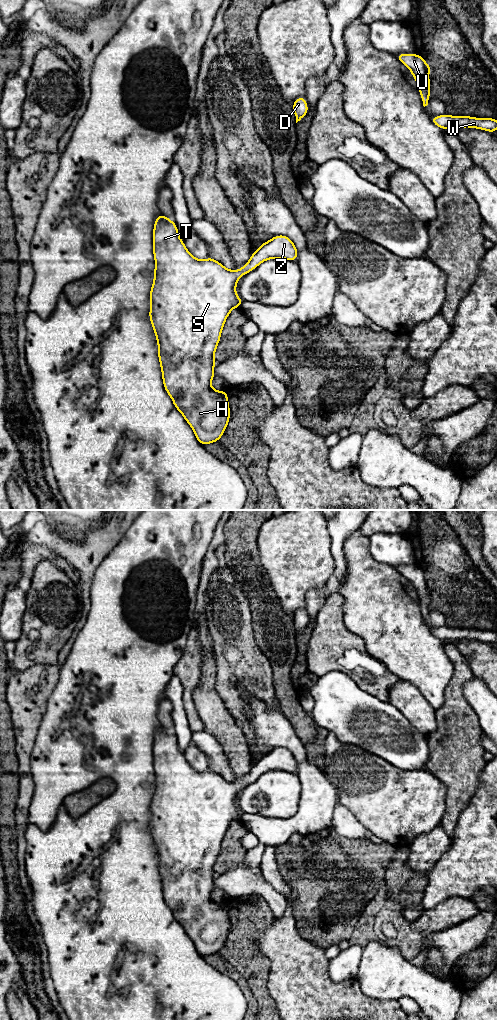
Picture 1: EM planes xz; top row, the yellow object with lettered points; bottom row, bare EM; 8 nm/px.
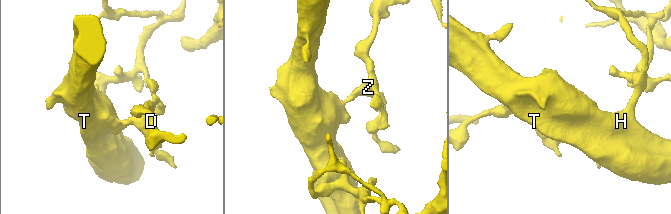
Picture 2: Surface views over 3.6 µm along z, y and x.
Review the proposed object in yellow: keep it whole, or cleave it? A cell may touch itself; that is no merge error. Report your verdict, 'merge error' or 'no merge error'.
no merge error

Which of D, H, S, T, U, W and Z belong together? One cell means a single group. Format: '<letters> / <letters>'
D H S T U W Z

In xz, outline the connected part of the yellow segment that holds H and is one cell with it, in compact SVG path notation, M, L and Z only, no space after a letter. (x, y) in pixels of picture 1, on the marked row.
M164 215L156 218L153 230L153 254L155 257L154 282L150 290L150 312L153 330L157 338L159 348L158 358L161 365L163 385L166 392L173 400L177 410L181 412L185 420L194 430L196 439L206 445L218 442L224 434L230 419L230 408L228 394L216 391L211 387L214 374L214 353L221 338L221 331L225 320L235 307L241 307L243 300L236 295L236 283L239 278L263 261L273 258L281 258L297 261L297 253L294 243L284 235L278 235L263 243L253 252L250 260L237 271L226 269L220 262L211 257L198 260L186 249L184 242L180 239L177 226L174 221Z

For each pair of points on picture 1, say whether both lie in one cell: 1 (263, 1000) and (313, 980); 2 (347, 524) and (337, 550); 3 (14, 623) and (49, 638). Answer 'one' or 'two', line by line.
1: two
2: one
3: two

